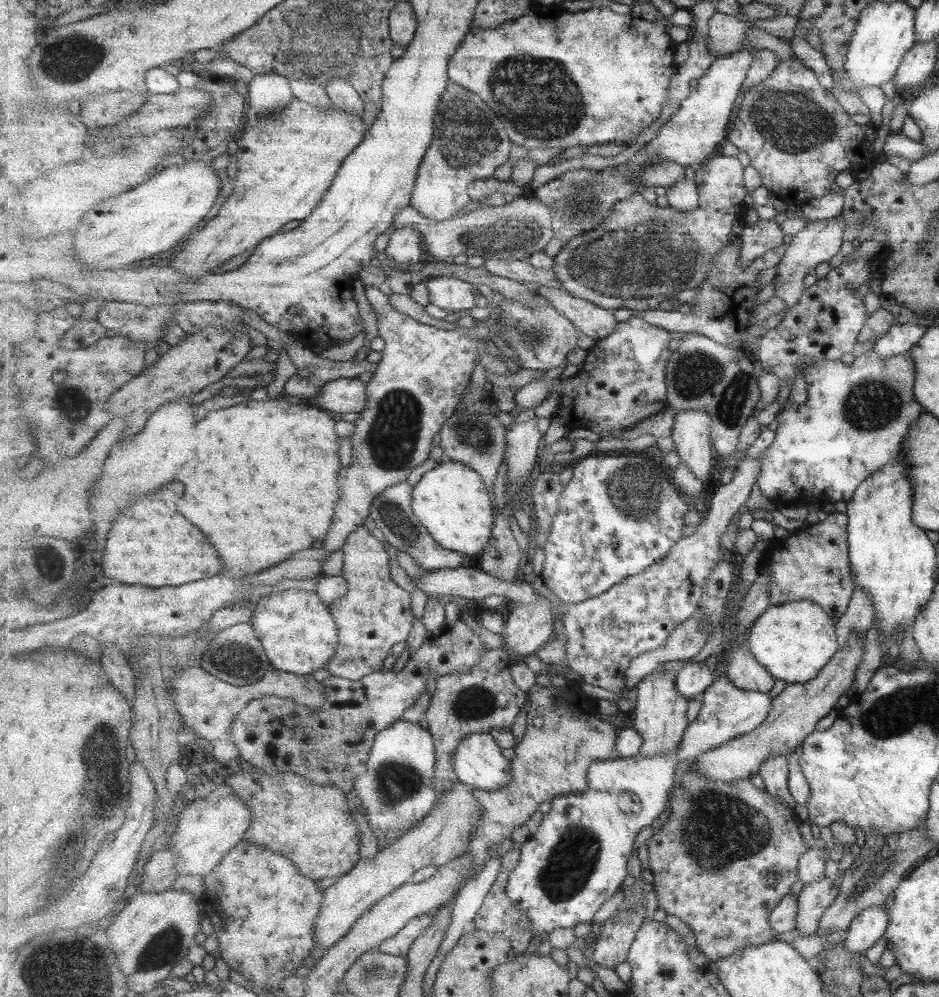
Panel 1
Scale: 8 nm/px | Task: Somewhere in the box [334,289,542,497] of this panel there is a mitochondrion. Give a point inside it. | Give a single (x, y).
(393, 434)

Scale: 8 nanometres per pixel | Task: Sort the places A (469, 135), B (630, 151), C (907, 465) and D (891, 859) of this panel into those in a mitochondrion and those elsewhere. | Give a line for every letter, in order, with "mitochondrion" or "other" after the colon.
A: mitochondrion
B: other
C: other
D: mitochondrion

